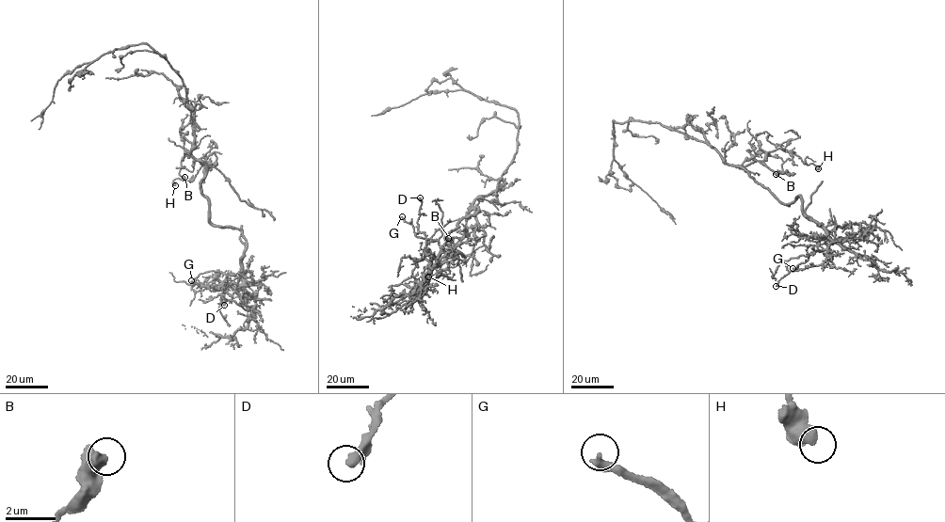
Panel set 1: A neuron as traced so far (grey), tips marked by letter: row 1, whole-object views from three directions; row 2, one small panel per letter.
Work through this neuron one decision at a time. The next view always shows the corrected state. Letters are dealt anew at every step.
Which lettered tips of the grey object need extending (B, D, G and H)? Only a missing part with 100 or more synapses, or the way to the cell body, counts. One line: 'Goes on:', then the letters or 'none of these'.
Goes on: none of these

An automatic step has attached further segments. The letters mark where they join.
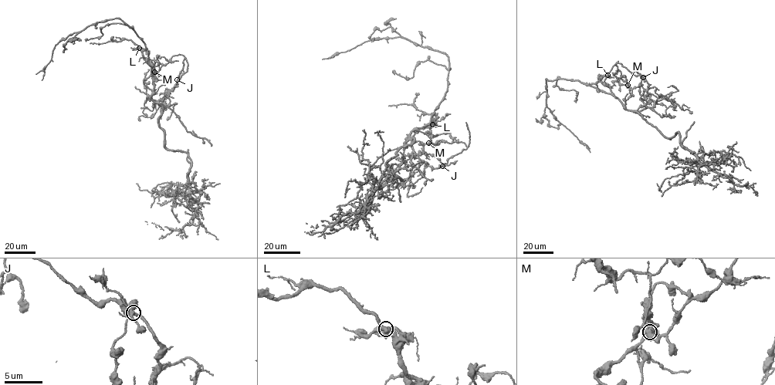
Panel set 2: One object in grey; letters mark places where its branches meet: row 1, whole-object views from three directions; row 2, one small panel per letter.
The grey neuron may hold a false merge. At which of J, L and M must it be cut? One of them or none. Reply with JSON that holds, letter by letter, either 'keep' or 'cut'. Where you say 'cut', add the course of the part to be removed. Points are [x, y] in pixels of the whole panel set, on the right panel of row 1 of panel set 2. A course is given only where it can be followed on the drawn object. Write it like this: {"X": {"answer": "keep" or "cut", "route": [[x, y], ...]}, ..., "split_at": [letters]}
{"J": {"answer": "keep"}, "L": {"answer": "keep"}, "M": {"answer": "cut", "route": [[627, 85], [621, 77], [615, 65], [617, 61], [645, 80], [648, 93], [675, 103]]}, "split_at": ["M"]}

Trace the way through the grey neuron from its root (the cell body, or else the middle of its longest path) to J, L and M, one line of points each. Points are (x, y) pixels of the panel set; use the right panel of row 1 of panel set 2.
J: (631, 111), (646, 107), (640, 99), (639, 91), (643, 77)
L: (631, 111), (614, 96), (610, 88), (601, 82), (602, 77), (607, 75)
M: (631, 111), (624, 106), (631, 95), (627, 85)

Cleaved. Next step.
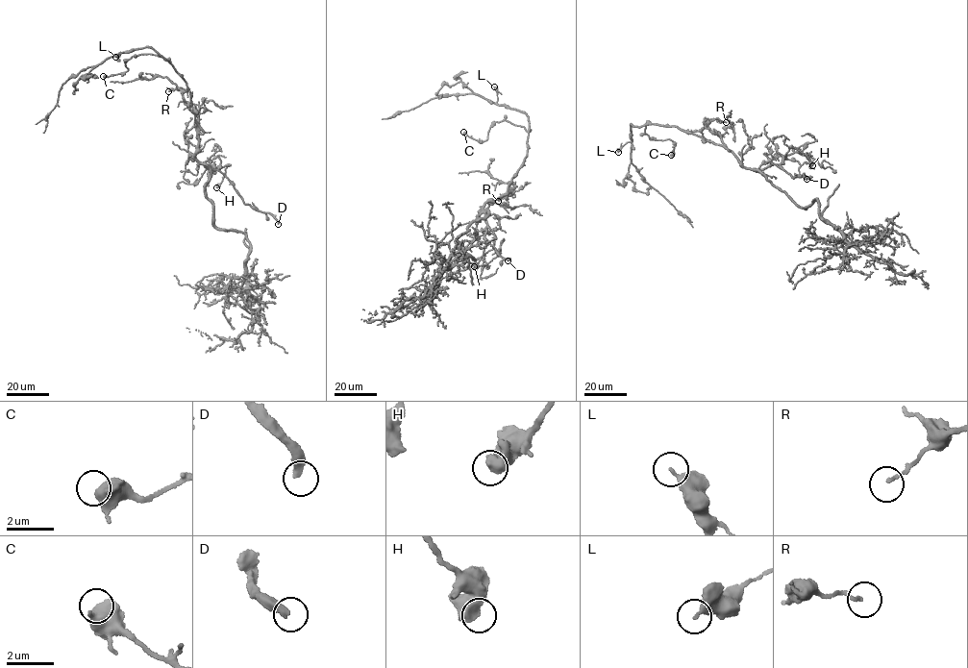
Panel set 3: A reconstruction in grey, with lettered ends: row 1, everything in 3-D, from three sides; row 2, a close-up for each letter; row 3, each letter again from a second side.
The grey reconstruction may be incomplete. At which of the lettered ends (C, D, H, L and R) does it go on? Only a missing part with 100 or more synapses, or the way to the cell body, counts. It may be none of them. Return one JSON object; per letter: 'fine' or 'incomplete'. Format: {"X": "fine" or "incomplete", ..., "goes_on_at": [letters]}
{"C": "fine", "D": "incomplete", "H": "fine", "L": "fine", "R": "fine", "goes_on_at": ["D"]}

